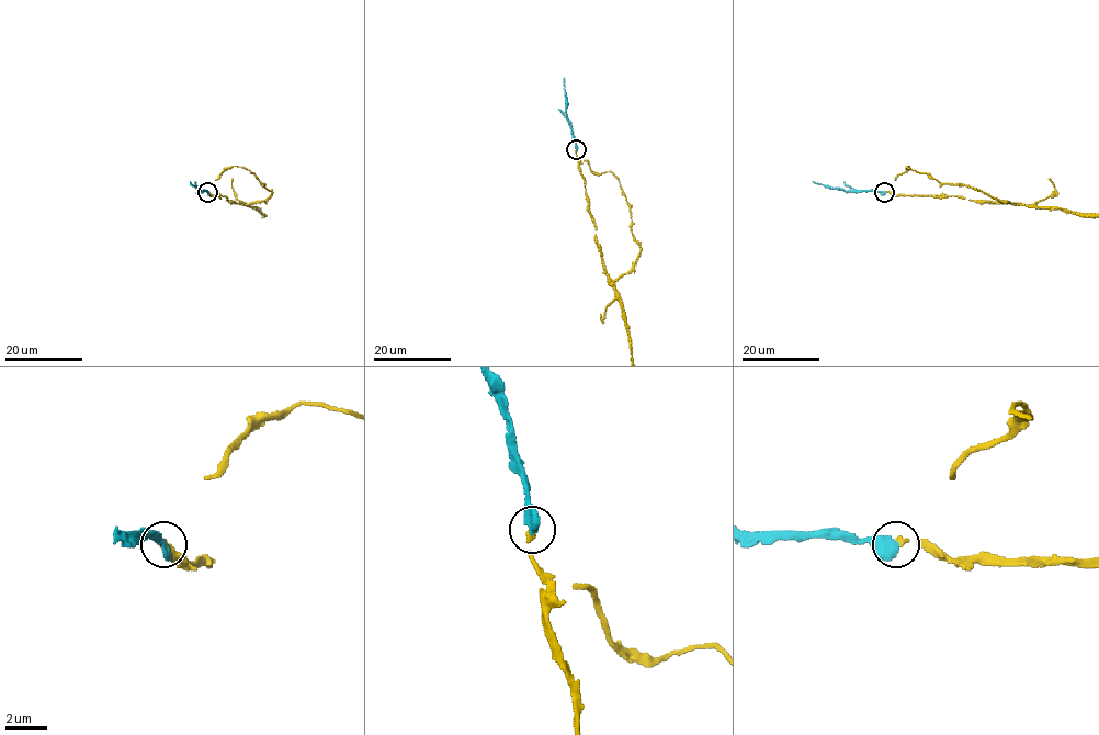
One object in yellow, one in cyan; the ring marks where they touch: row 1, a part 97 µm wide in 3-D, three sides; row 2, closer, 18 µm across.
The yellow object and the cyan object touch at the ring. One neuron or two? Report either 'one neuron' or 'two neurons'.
one neuron

